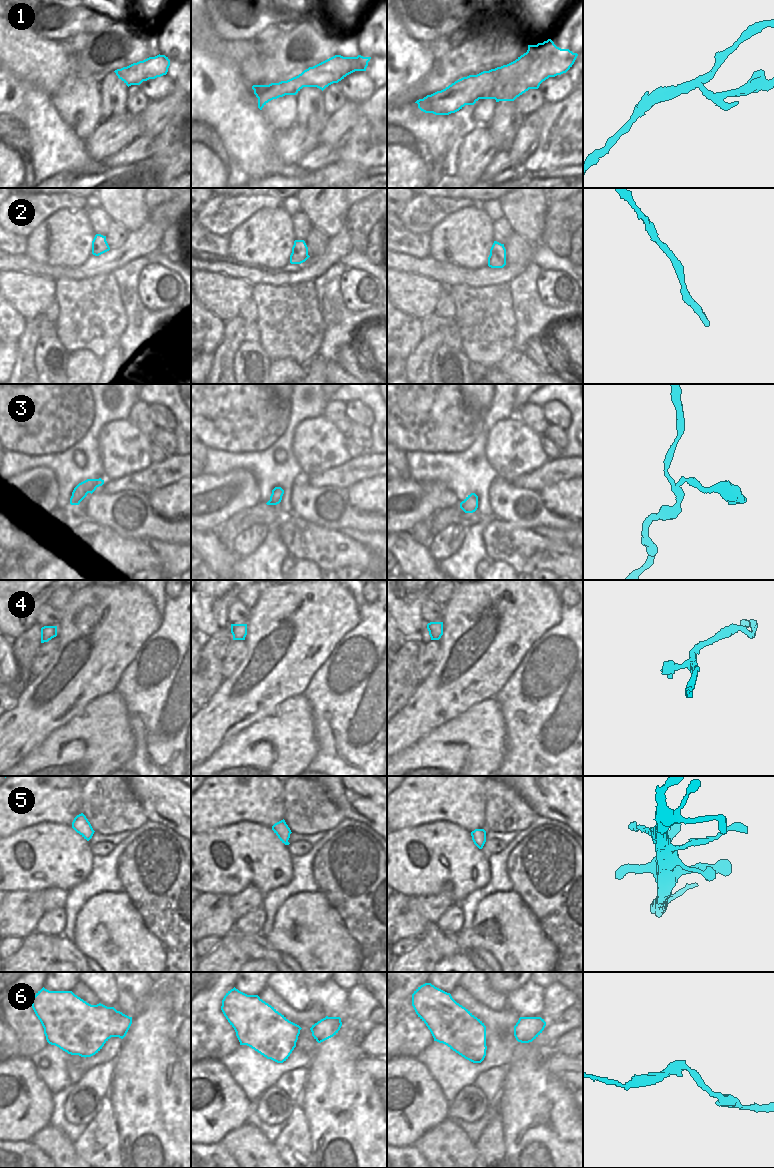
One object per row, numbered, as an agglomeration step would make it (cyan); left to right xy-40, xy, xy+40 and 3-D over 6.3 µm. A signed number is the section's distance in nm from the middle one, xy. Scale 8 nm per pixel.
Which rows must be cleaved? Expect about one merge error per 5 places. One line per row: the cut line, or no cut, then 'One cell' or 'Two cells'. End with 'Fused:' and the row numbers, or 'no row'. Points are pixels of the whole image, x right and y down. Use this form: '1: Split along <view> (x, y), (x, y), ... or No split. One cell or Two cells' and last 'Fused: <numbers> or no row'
1: Split along xy (296, 76), (299, 76), (306, 86). Two cells
2: No split. One cell
3: No split. One cell
4: No split. One cell
5: No split. One cell
6: No split. One cell
Fused: 1.

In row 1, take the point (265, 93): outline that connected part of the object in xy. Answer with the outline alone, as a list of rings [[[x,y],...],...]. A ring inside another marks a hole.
[[[293,77],[287,81],[271,83],[269,85],[253,85],[252,89],[258,98],[258,108],[262,108],[271,100],[285,95],[296,95],[306,84],[301,77]]]

